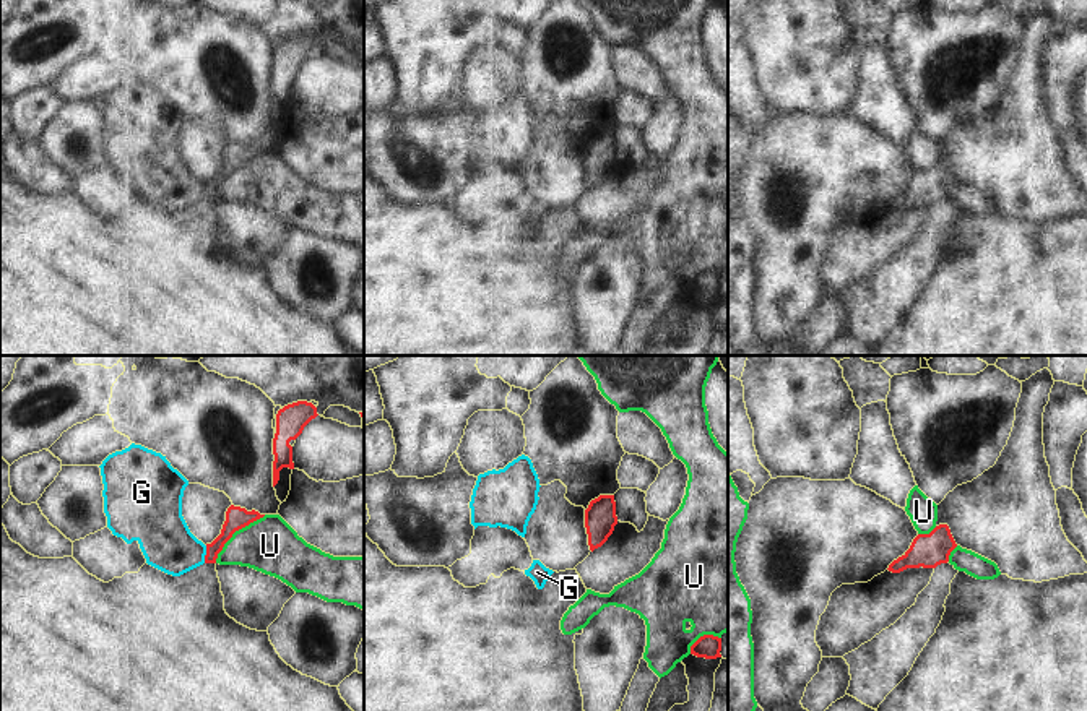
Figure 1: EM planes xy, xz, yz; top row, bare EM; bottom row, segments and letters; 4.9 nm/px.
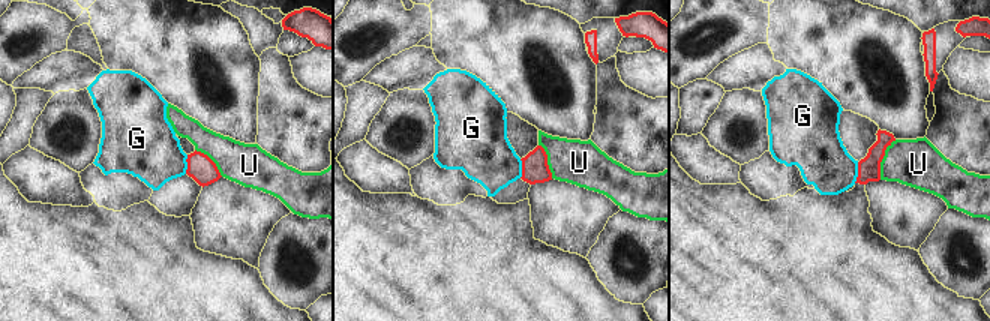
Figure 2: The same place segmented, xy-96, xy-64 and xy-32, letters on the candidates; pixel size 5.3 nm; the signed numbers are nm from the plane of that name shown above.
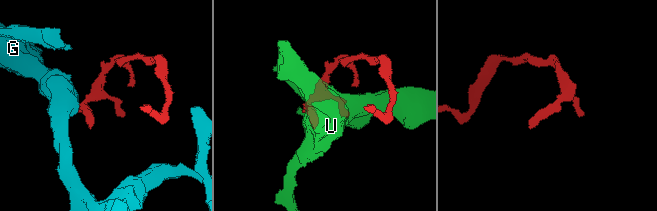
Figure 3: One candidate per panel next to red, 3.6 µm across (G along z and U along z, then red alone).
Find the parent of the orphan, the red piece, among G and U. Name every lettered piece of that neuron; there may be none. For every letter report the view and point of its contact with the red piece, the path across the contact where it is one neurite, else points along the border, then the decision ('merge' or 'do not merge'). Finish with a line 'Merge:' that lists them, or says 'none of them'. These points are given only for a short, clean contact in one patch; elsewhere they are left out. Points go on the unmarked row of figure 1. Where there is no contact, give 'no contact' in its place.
G: contact xy (207, 190); border xy (207, 182), (203, 198); do not merge
U: contact xy (234, 168); do not merge
Merge: none of them

